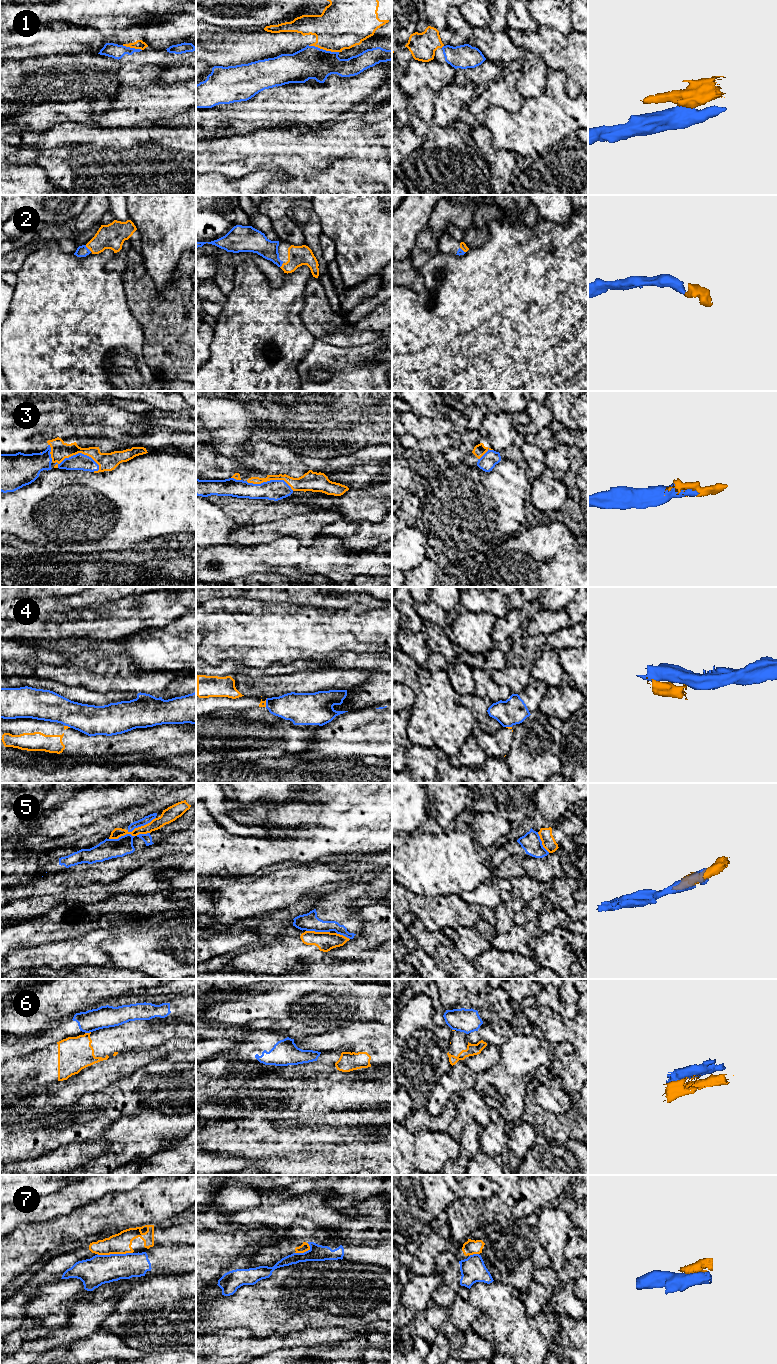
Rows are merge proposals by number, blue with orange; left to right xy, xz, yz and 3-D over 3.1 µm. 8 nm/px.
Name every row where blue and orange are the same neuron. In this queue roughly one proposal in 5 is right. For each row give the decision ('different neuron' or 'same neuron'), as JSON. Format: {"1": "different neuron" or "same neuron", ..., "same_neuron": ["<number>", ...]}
{"1": "different neuron", "2": "same neuron", "3": "same neuron", "4": "different neuron", "5": "different neuron", "6": "different neuron", "7": "different neuron", "same_neuron": ["2", "3"]}

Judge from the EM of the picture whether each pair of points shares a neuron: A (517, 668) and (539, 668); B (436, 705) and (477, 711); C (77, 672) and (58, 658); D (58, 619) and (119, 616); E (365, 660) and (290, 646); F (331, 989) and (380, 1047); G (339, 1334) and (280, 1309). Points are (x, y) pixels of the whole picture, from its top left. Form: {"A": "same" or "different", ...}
{"A": "different", "B": "different", "C": "different", "D": "same", "E": "different", "F": "different", "G": "different"}

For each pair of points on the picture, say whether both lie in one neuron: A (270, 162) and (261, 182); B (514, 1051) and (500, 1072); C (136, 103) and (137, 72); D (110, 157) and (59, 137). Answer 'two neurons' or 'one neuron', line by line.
A: two neurons
B: two neurons
C: two neurons
D: one neuron

